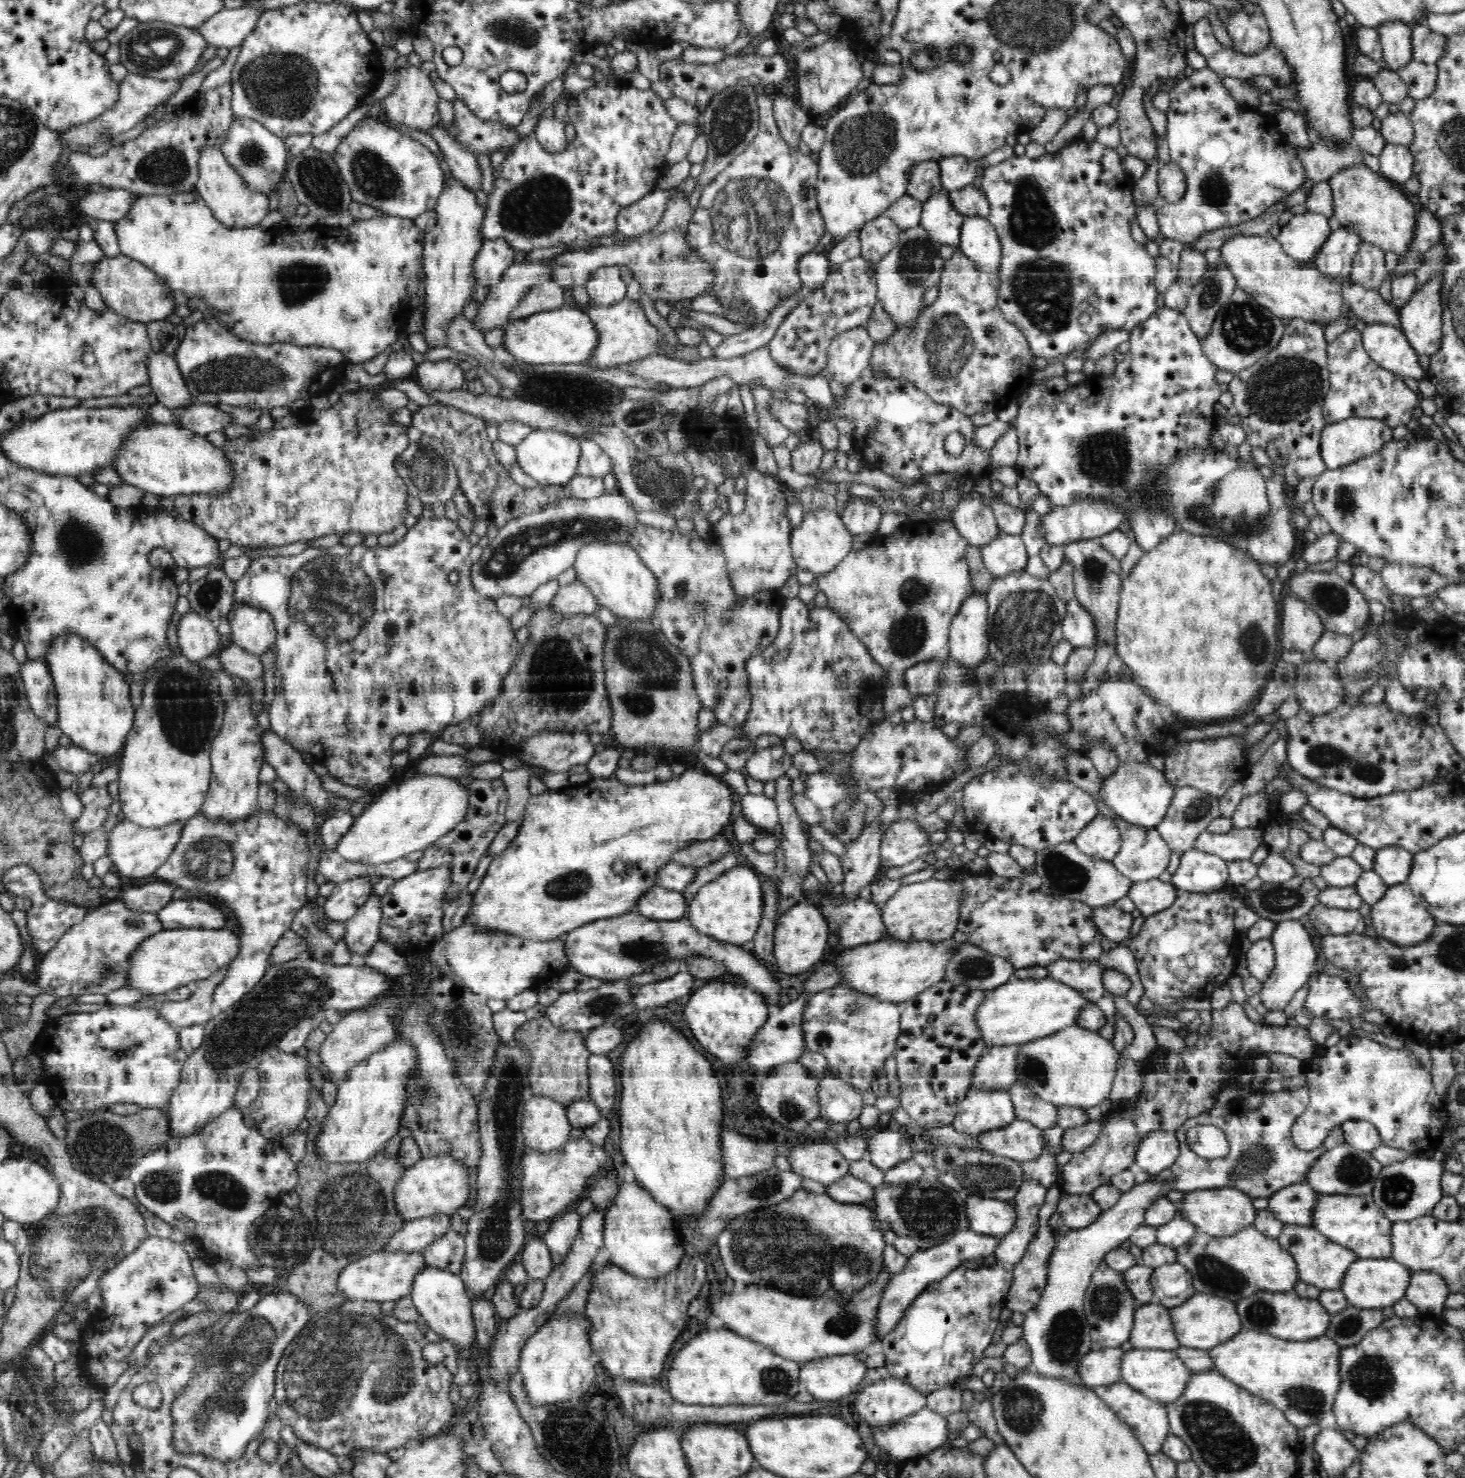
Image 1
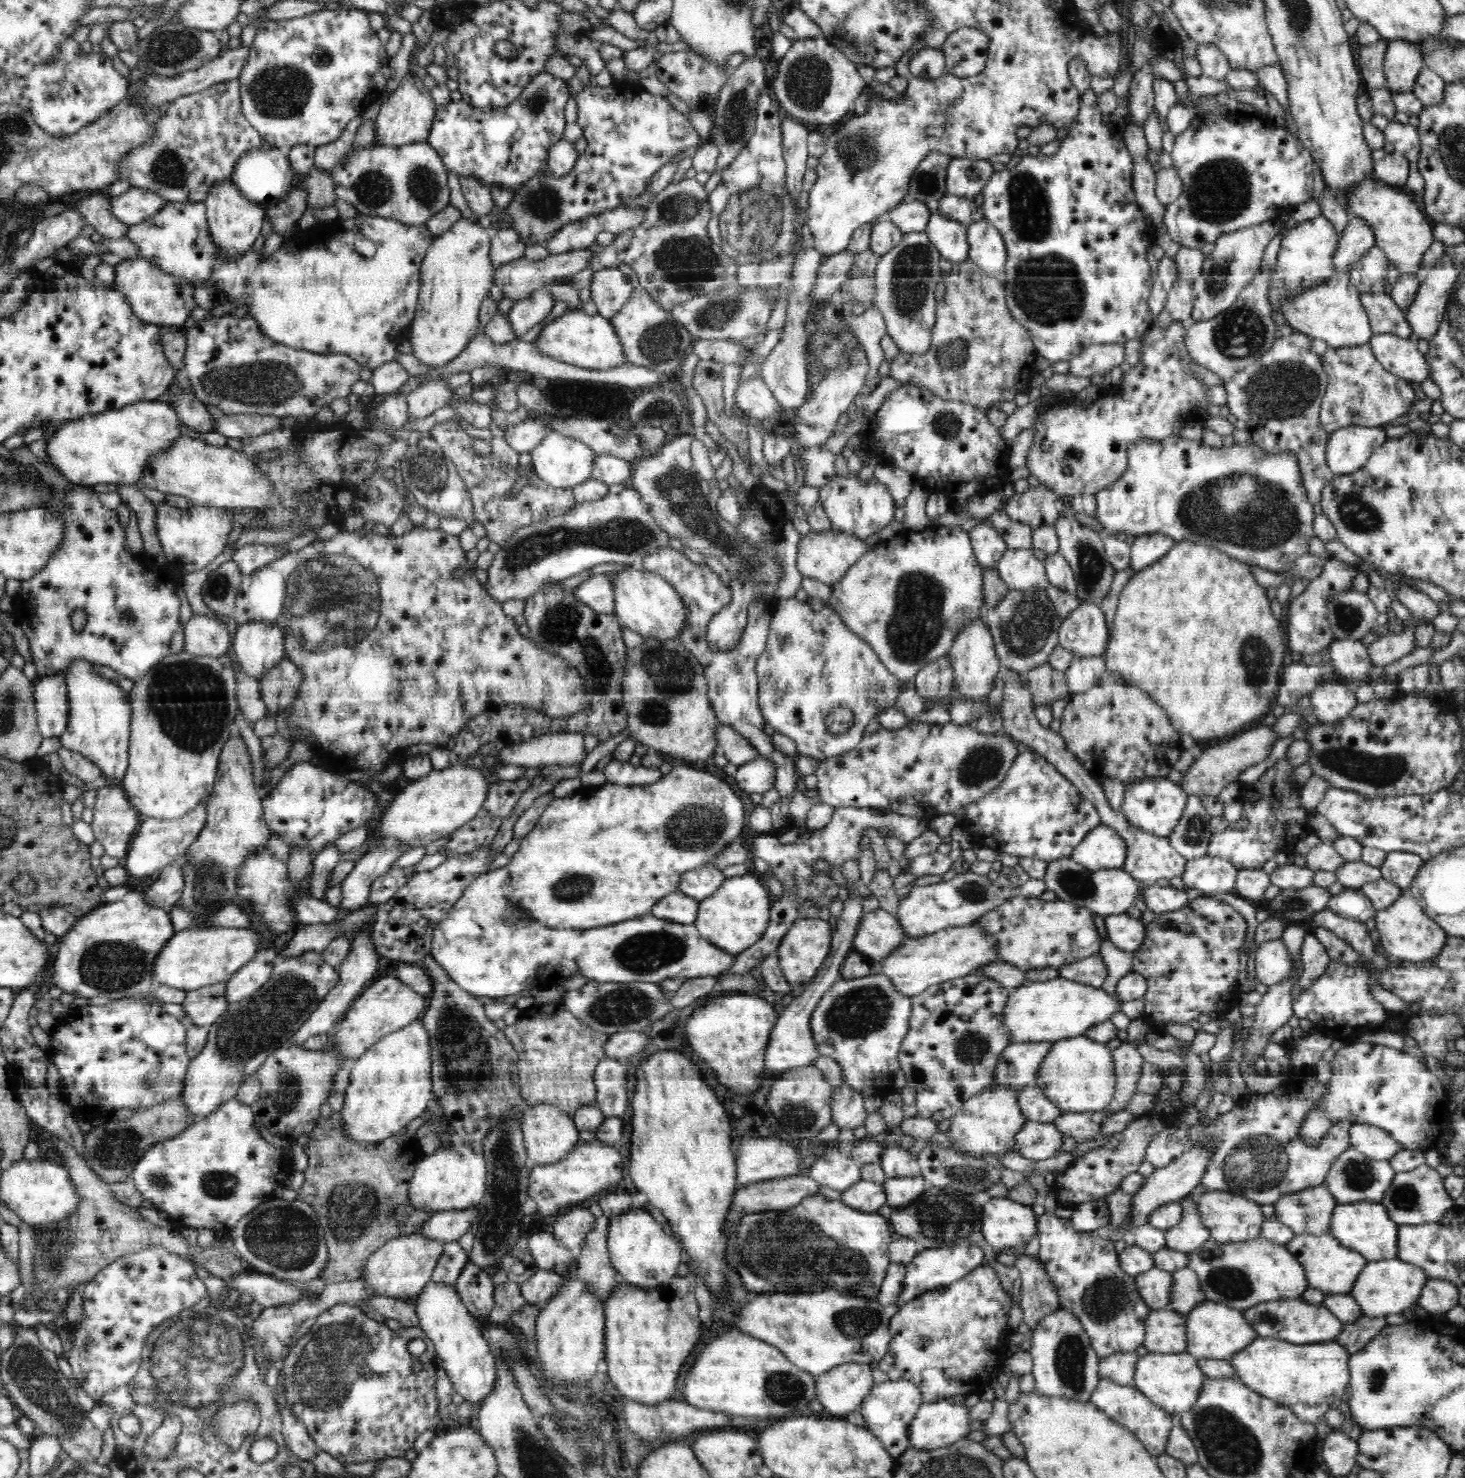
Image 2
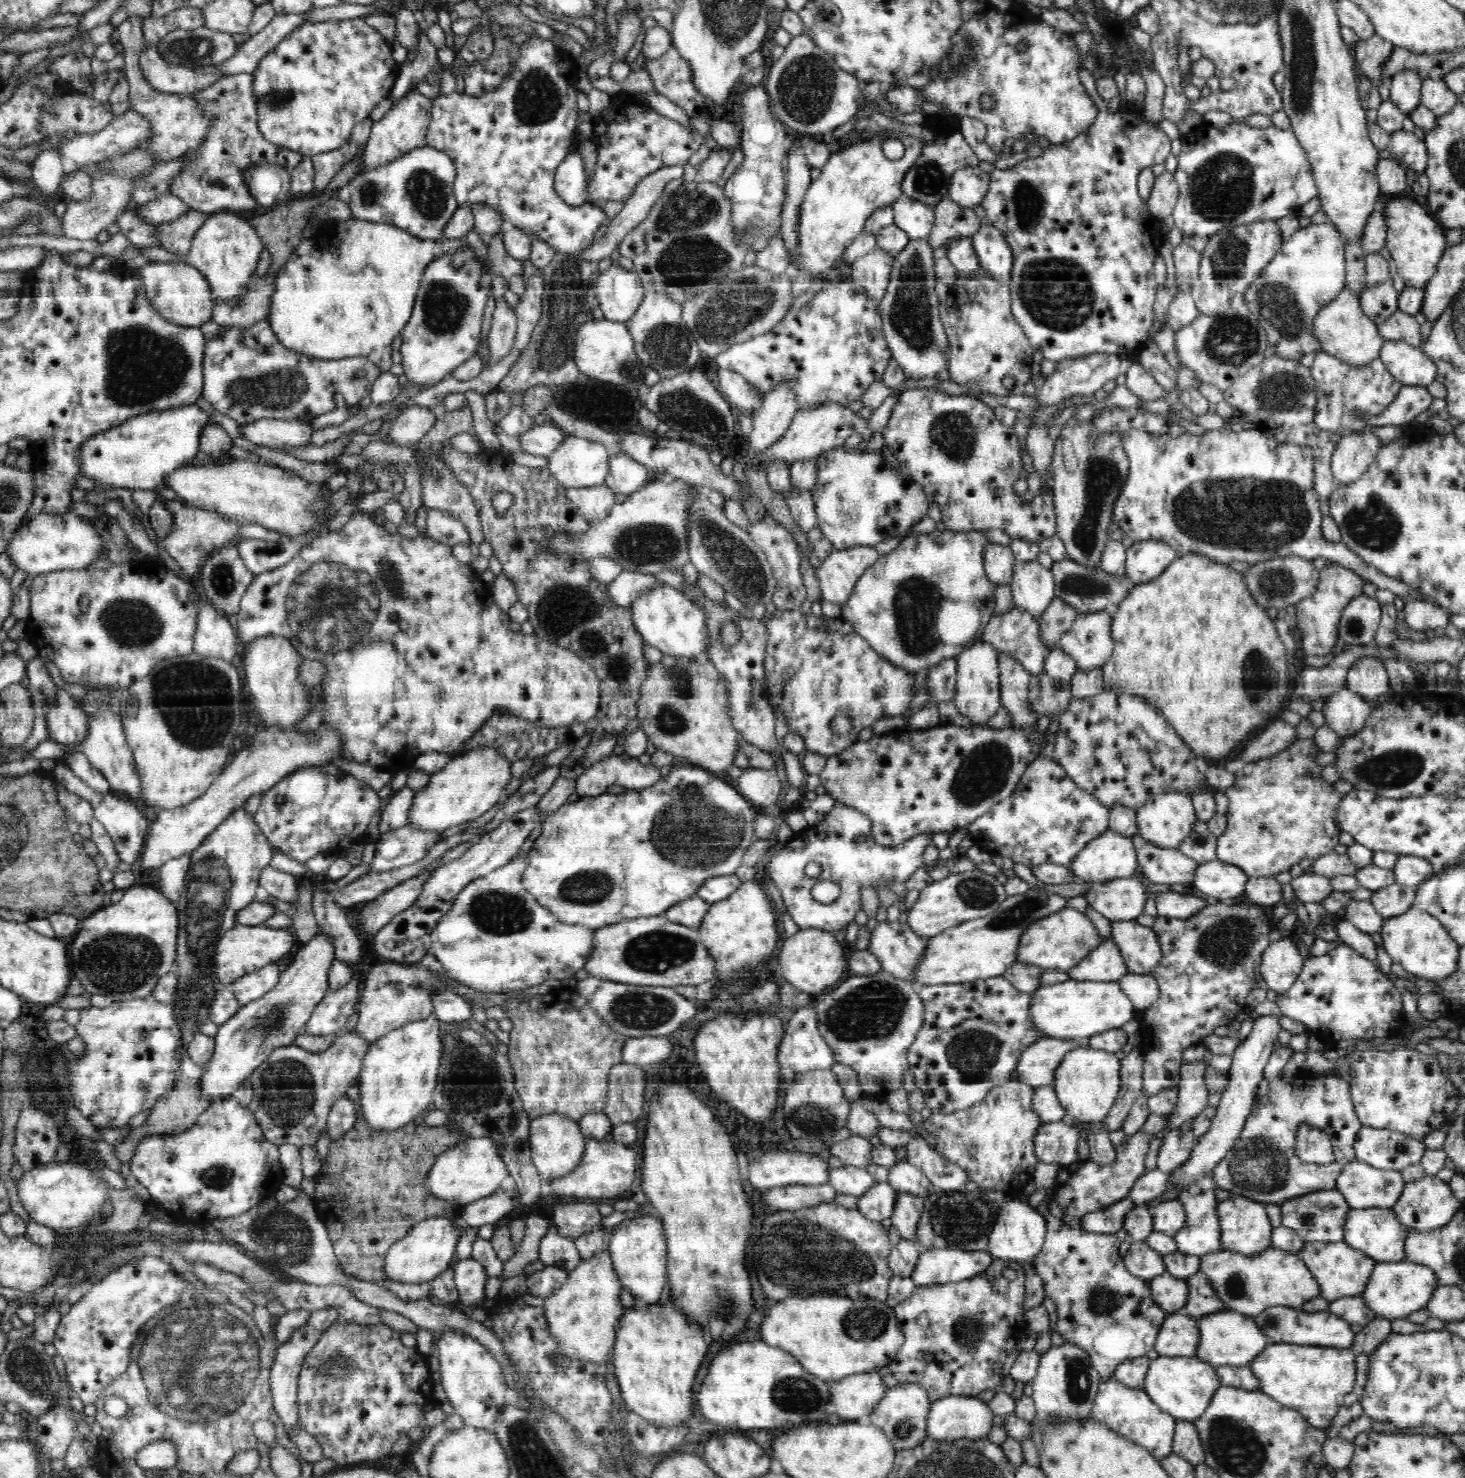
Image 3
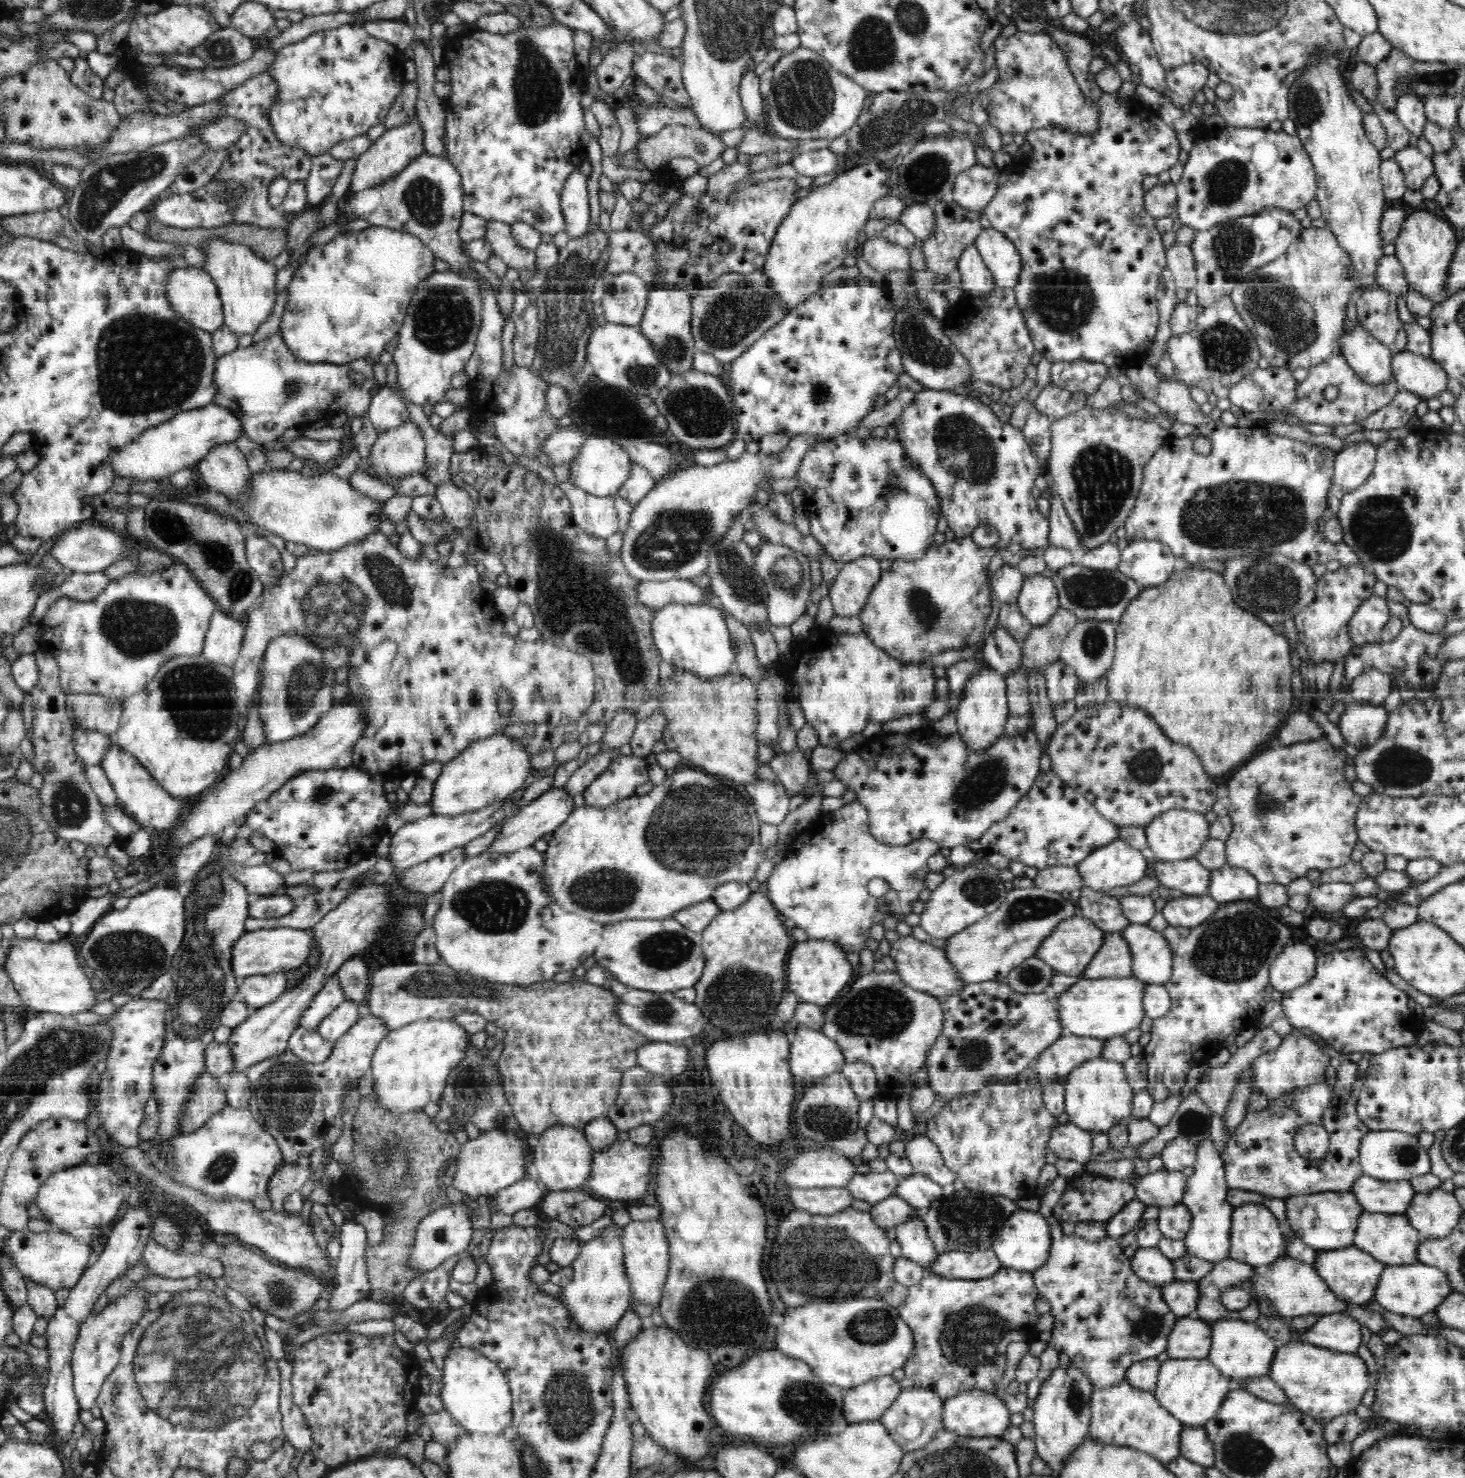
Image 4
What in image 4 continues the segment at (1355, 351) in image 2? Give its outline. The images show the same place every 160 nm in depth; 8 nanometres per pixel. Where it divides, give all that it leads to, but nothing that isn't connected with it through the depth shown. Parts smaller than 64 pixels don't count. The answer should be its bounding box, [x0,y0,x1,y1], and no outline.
[1286,355,1401,427]

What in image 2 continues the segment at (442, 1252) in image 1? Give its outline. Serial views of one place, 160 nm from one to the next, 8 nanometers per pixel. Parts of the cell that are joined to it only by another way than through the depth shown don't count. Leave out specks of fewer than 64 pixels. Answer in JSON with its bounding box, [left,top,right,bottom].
[432,1241,469,1285]

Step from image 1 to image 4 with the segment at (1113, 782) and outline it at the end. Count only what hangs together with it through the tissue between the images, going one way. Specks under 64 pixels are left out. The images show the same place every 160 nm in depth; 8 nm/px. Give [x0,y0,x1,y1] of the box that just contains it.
[1146,808,1210,863]

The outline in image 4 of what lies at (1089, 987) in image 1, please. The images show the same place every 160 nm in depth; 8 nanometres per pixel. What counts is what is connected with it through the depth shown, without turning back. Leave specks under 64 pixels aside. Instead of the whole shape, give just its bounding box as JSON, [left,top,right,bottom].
[1083,932,1131,978]

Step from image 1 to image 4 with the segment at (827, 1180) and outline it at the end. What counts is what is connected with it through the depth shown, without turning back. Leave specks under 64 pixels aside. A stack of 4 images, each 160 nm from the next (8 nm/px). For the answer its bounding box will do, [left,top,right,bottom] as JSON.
[845,1170,900,1204]

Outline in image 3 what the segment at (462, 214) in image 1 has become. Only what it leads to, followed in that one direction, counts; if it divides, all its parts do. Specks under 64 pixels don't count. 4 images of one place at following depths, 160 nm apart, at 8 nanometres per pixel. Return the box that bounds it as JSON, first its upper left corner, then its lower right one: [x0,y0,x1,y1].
[397,248,492,389]

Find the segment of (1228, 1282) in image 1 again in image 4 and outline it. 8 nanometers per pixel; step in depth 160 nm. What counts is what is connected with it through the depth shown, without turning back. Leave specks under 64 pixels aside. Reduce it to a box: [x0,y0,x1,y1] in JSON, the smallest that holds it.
[1242,1257,1351,1319]

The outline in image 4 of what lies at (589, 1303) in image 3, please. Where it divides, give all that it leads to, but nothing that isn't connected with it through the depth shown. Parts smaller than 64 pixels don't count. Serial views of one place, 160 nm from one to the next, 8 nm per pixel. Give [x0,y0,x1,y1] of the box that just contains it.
[560,1224,633,1336]

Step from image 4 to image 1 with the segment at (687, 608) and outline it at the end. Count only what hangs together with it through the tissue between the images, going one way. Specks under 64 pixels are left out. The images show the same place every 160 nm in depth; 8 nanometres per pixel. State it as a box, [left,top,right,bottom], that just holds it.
[576,542,658,621]

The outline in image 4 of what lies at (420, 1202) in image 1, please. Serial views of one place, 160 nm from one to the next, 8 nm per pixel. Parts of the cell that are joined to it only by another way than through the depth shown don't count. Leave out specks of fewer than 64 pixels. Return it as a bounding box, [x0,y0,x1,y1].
[448,1130,525,1200]

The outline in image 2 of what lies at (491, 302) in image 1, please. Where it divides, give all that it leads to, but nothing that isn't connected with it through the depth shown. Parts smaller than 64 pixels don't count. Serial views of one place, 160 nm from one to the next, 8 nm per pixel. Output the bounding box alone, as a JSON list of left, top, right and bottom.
[495,244,599,302]

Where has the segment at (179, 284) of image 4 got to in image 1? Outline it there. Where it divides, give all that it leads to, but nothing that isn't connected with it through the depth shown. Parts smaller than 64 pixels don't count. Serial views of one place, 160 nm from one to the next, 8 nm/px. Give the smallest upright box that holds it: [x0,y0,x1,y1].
[89,256,178,323]

